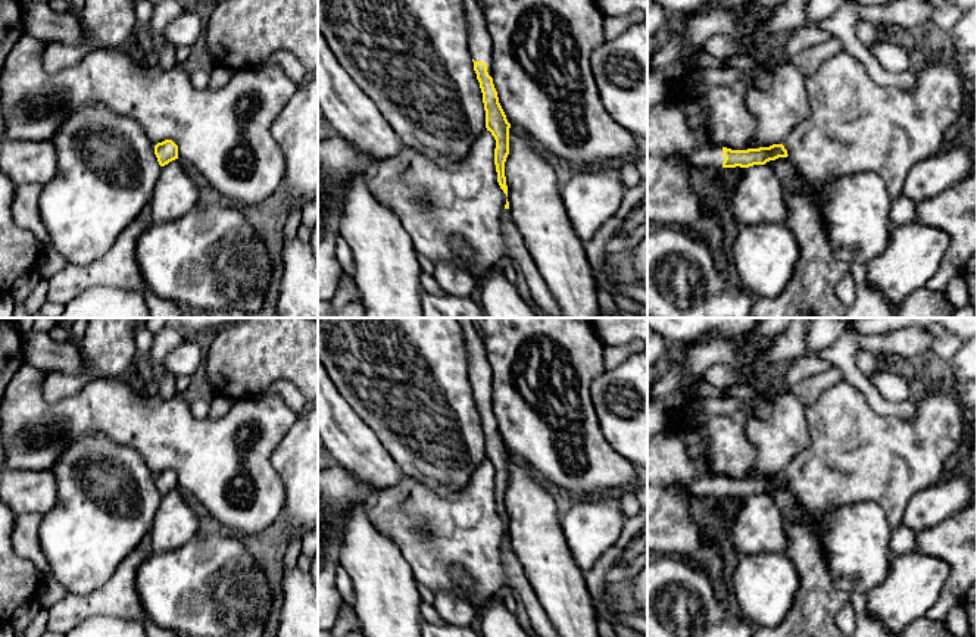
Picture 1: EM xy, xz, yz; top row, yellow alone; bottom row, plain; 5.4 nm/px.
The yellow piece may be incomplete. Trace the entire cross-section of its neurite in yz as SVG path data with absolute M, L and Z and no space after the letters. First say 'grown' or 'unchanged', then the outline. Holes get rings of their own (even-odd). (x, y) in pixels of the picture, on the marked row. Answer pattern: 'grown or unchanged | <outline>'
grown | M783 144L770 147L731 150L727 147L700 147L684 156L684 160L694 169L722 169L722 168L749 168L753 165L765 165L778 157L787 157L787 150Z

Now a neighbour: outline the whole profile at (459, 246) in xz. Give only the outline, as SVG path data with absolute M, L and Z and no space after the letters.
M452 237L450 238L450 247L456 255L459 255L468 260L472 259L471 249L462 237Z

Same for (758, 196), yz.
M753 165L742 171L727 197L727 209L742 225L784 224L789 202L772 169L768 165Z

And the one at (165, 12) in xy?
M160 0L154 4L149 29L157 40L157 44L163 38L165 29L184 12L185 7L187 4L182 0Z

